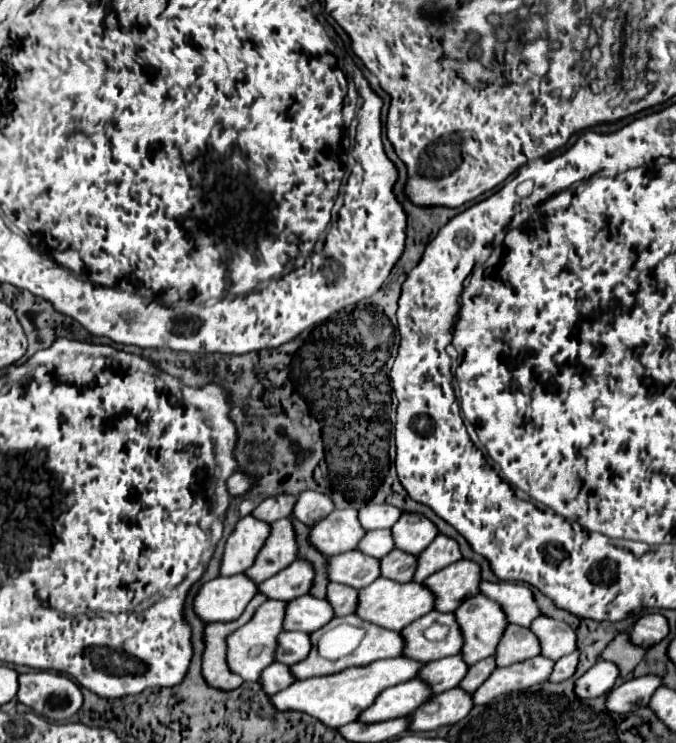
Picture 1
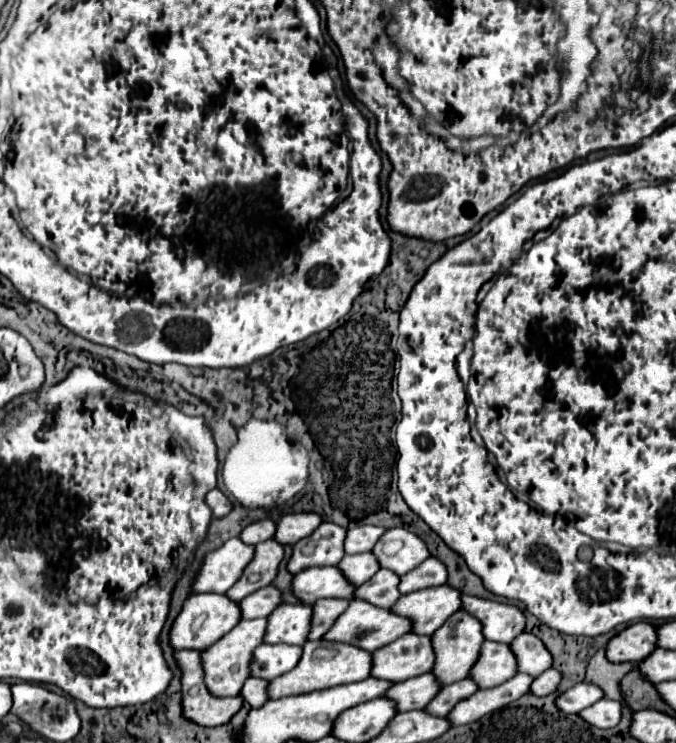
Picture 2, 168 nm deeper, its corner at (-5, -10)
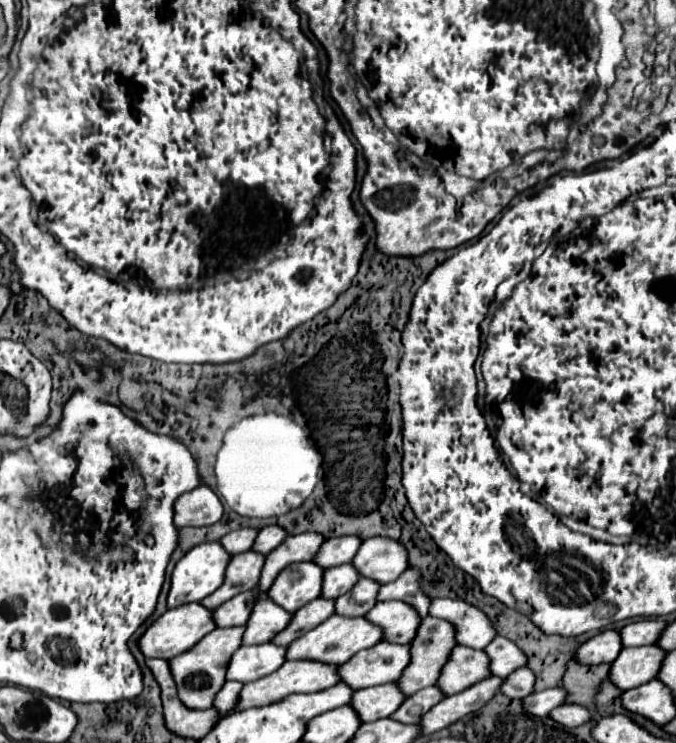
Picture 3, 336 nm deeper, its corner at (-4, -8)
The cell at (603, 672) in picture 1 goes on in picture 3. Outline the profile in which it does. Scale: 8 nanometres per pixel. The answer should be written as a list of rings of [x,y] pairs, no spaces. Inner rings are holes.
[[[556,686],[550,690],[542,690],[542,692],[532,692],[526,698],[522,698],[522,708],[526,708],[526,712],[530,712],[530,716],[546,716],[552,708],[560,706],[566,698],[564,688]]]

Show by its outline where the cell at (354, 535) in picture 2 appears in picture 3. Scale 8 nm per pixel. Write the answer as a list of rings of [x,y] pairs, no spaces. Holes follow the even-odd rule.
[[[340,536],[340,538],[328,538],[322,542],[322,548],[318,550],[318,556],[312,560],[320,568],[334,568],[338,564],[348,564],[354,554],[360,548],[360,540],[356,536]]]

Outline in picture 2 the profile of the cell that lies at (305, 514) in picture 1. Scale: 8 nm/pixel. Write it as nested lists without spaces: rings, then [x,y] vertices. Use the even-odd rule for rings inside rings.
[[[311,512],[283,514],[283,518],[277,524],[275,540],[279,540],[281,544],[295,544],[305,536],[311,536],[321,522],[323,522],[323,518],[319,518],[319,514],[311,514]]]

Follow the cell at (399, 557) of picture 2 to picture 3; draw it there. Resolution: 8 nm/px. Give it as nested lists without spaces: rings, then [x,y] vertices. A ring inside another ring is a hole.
[[[370,538],[362,542],[354,560],[350,562],[358,568],[362,578],[376,580],[378,584],[386,584],[396,580],[408,566],[408,554],[400,542],[388,538]]]

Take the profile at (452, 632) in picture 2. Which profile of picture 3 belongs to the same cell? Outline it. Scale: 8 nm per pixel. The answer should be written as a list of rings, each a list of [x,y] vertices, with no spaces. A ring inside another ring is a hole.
[[[426,616],[418,628],[418,636],[414,636],[414,640],[410,642],[410,664],[408,664],[408,668],[404,668],[402,676],[396,682],[402,688],[402,692],[406,692],[406,696],[412,696],[414,692],[418,692],[426,686],[434,686],[440,676],[440,670],[446,664],[454,646],[456,646],[456,642],[454,642],[452,624]]]

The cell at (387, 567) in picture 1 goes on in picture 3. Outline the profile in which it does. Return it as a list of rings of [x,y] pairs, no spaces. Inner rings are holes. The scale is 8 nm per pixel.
[[[362,578],[350,592],[344,596],[336,598],[336,612],[340,616],[366,616],[372,606],[376,604],[376,592],[378,592],[378,582]]]

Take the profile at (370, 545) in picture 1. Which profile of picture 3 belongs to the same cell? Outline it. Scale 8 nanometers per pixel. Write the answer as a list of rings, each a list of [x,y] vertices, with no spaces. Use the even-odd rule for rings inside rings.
[[[342,564],[328,568],[324,572],[324,582],[322,582],[322,596],[326,600],[336,600],[338,596],[346,594],[356,582],[358,582],[358,572],[352,564]]]

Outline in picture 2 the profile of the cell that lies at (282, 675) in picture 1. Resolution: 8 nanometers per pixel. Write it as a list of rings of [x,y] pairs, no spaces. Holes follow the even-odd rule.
[[[249,678],[241,690],[241,696],[253,706],[253,708],[259,708],[263,706],[267,700],[269,700],[269,694],[267,694],[267,686],[269,686],[269,680],[263,680],[263,678]]]

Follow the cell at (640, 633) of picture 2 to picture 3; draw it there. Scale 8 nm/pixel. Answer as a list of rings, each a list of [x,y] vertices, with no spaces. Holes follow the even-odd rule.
[[[606,630],[578,646],[576,662],[578,664],[602,664],[602,662],[610,664],[620,650],[622,650],[620,634],[616,630]]]

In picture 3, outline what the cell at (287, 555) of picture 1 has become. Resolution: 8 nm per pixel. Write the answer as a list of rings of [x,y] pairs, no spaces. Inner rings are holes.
[[[254,550],[232,556],[230,564],[226,566],[226,580],[222,582],[222,586],[216,592],[212,592],[210,596],[206,596],[202,600],[202,606],[216,610],[220,604],[234,598],[236,594],[254,590],[258,586],[262,566],[264,566],[264,556]]]

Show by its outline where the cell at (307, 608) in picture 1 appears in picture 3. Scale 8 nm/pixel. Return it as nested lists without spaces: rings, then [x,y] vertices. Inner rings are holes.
[[[256,600],[250,612],[250,620],[246,622],[242,644],[252,646],[270,642],[278,632],[282,632],[282,628],[286,628],[290,618],[292,614],[272,600]]]

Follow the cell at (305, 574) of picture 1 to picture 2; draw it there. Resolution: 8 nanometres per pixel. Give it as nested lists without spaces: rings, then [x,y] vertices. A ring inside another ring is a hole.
[[[273,584],[249,594],[247,598],[243,598],[239,602],[241,614],[247,620],[267,618],[271,614],[271,610],[275,610],[275,606],[279,606],[279,604],[283,604],[283,592]]]

